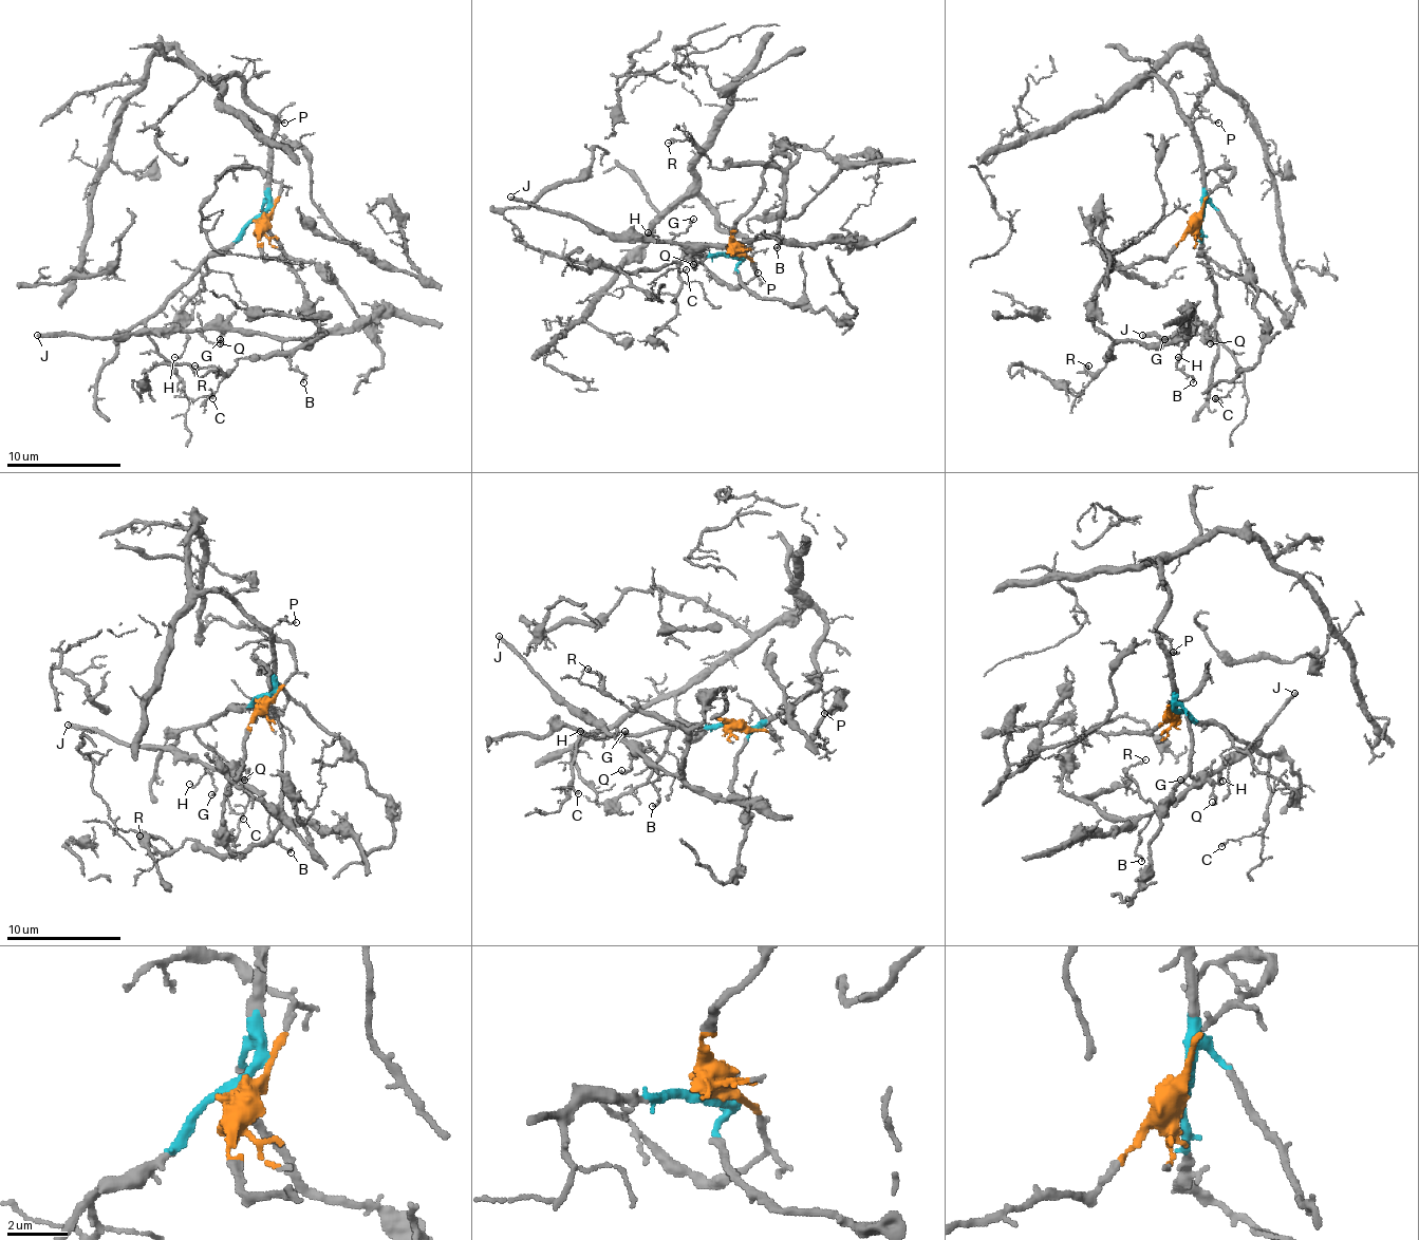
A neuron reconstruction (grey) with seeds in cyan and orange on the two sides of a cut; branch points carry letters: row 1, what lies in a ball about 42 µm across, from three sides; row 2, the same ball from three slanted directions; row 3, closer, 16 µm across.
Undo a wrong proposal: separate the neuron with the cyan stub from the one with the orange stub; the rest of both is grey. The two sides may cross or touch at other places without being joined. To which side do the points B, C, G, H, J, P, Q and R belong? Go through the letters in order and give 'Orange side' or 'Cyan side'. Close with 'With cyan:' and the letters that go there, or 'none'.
B: Orange side
C: Cyan side
G: Orange side
H: Orange side
J: Orange side
P: Cyan side
Q: Orange side
R: Orange side
With cyan: C, P

